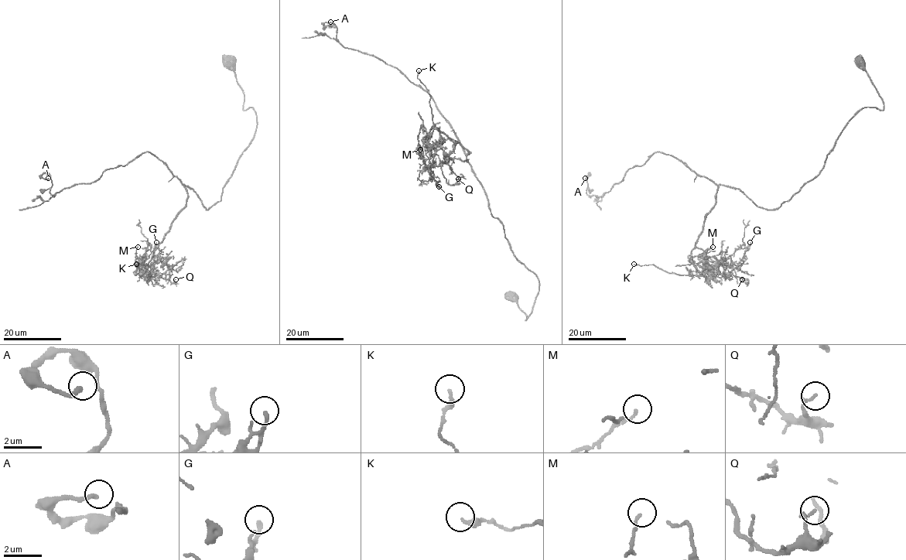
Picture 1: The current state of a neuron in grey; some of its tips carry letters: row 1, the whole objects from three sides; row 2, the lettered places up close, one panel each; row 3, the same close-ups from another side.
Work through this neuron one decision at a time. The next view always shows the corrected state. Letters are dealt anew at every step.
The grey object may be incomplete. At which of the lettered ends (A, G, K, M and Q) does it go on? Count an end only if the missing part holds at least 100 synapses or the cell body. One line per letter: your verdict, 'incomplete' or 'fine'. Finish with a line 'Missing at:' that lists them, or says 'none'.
A: fine
G: fine
K: fine
M: fine
Q: fine
Missing at: none

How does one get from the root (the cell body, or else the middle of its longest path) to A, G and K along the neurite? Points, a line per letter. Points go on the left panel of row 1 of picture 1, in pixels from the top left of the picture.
A: (229, 63), (257, 128), (221, 199), (208, 210), (148, 151), (54, 196), (50, 176), (42, 175), (48, 178)
G: (229, 63), (254, 135), (220, 201), (206, 210), (184, 185), (186, 205), (148, 274), (156, 242)
K: (229, 63), (254, 135), (221, 199), (206, 210), (184, 185), (151, 275), (136, 264)

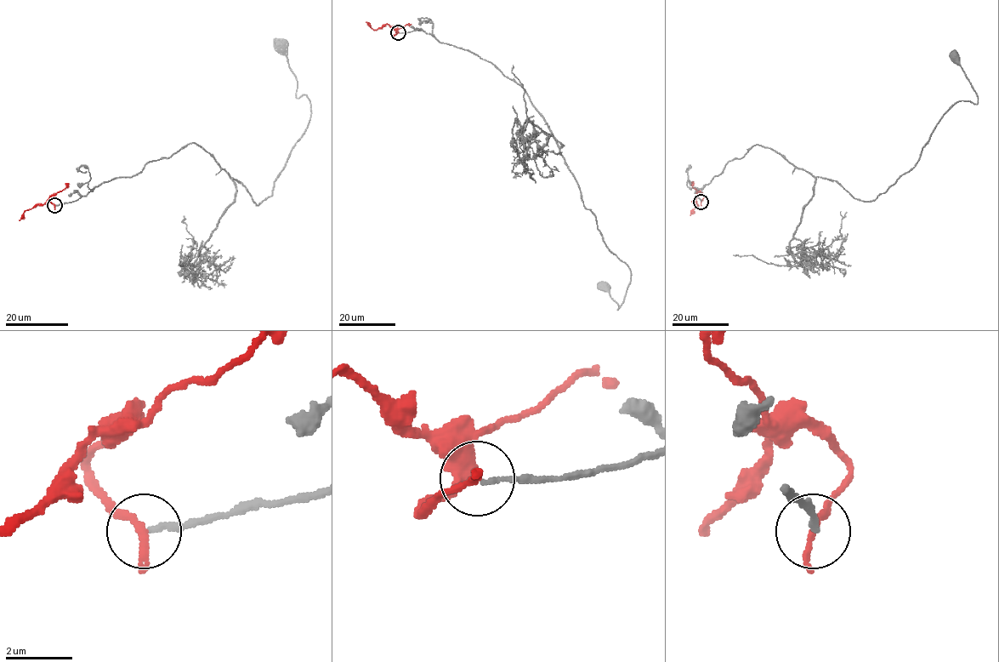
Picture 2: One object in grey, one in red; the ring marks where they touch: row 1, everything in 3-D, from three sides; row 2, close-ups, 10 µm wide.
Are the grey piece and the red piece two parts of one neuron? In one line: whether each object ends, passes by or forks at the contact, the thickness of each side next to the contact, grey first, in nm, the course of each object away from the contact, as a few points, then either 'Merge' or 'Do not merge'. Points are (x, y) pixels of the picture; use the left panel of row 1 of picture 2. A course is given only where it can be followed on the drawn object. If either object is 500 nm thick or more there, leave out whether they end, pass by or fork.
At the ring grey ends. At the ring red passes by. Thickness 140 nm (grey) against 190 nm. Course of grey: (55, 206), (190, 143), (258, 205), (272, 196), (311, 113), (305, 95), (296, 97), (281, 47). Course of red: (55, 206), (49, 199), (52, 196), (43, 204), (24, 212), (19, 220). Do not merge

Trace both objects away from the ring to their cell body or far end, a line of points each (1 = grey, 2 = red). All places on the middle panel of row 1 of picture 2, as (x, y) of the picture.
1: (398, 33), (421, 29), (490, 61), (521, 87), (604, 242), (629, 267), (617, 310), (604, 285)
2: (398, 33), (394, 36), (395, 31), (388, 24), (372, 30), (366, 21)

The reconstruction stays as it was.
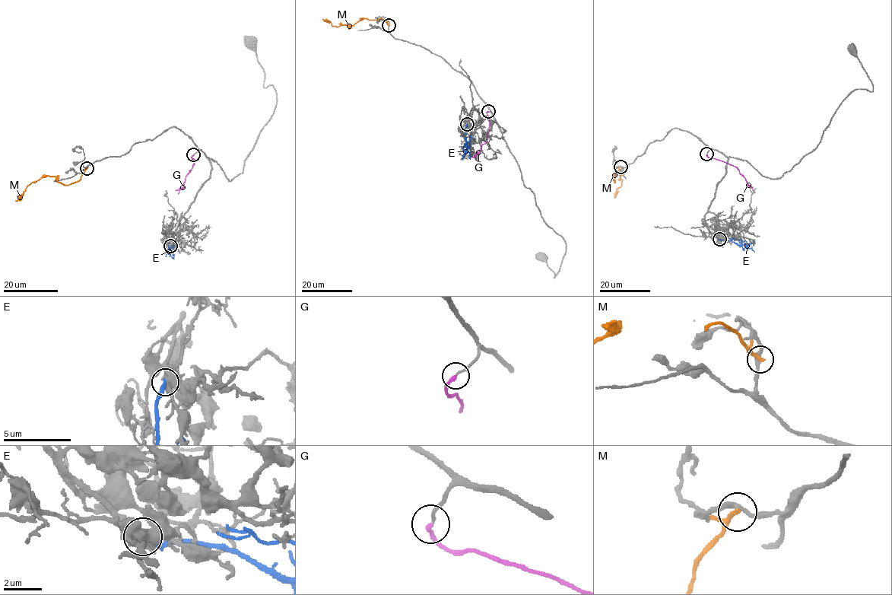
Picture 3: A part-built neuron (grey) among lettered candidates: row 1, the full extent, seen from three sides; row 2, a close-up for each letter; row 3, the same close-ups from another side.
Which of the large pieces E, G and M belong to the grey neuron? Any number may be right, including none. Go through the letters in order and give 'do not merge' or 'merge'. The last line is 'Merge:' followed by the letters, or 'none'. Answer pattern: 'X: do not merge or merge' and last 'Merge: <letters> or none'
E: do not merge
G: merge
M: do not merge
Merge: G

